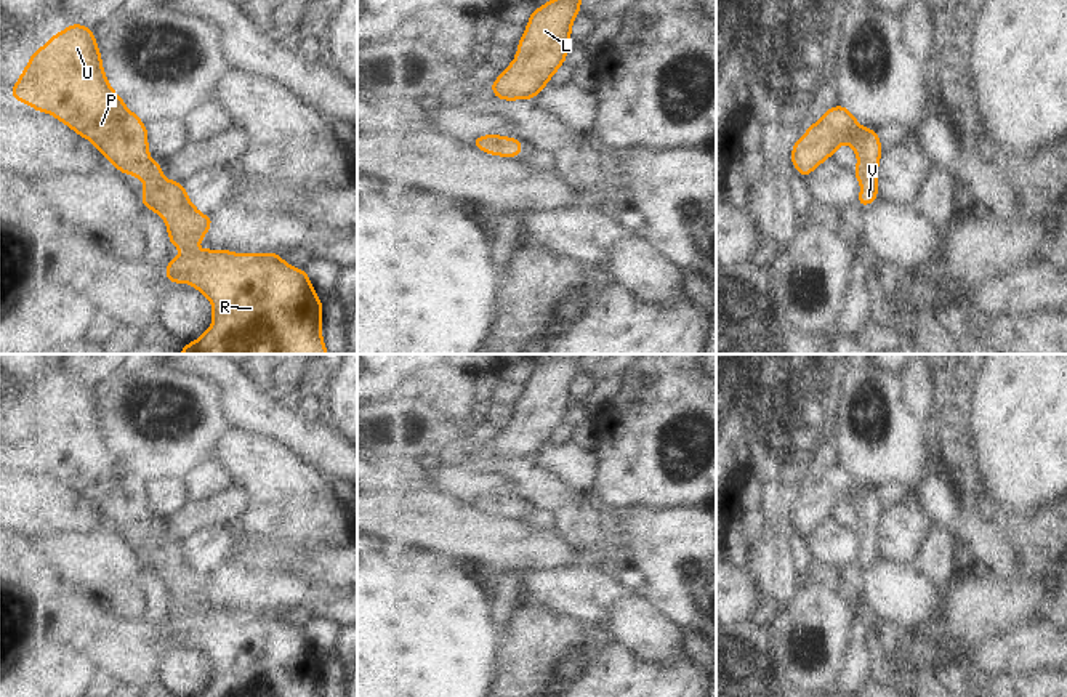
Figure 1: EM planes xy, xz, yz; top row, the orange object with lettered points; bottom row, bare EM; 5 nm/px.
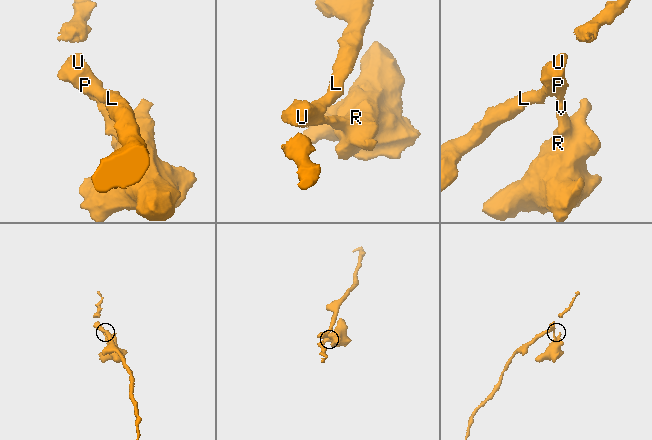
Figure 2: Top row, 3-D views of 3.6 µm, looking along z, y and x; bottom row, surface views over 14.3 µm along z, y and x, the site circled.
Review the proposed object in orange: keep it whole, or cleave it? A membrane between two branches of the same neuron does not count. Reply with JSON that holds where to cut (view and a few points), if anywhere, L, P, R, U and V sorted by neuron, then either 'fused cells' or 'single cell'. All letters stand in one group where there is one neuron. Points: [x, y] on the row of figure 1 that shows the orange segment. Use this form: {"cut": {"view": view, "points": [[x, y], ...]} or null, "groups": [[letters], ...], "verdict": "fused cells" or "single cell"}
{"cut": null, "groups": [["L", "P", "R", "U", "V"]], "verdict": "single cell"}

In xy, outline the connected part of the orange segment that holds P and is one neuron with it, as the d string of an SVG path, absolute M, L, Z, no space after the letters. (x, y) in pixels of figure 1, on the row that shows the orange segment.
M72 24L58 35L51 35L50 42L32 54L10 96L30 104L38 112L48 111L77 135L90 139L119 171L136 175L147 186L141 194L143 205L163 218L170 244L183 250L165 268L168 280L189 282L213 303L211 327L197 341L187 343L179 354L328 354L320 335L322 300L317 298L304 269L284 263L280 253L240 255L227 250L192 248L205 237L215 216L200 215L186 195L184 184L167 181L162 165L149 159L147 128L135 112L125 109L123 99L111 88L91 29Z

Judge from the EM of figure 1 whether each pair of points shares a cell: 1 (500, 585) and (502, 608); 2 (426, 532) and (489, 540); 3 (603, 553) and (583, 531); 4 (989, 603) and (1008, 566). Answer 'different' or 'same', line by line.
1: same
2: same
3: same
4: different

